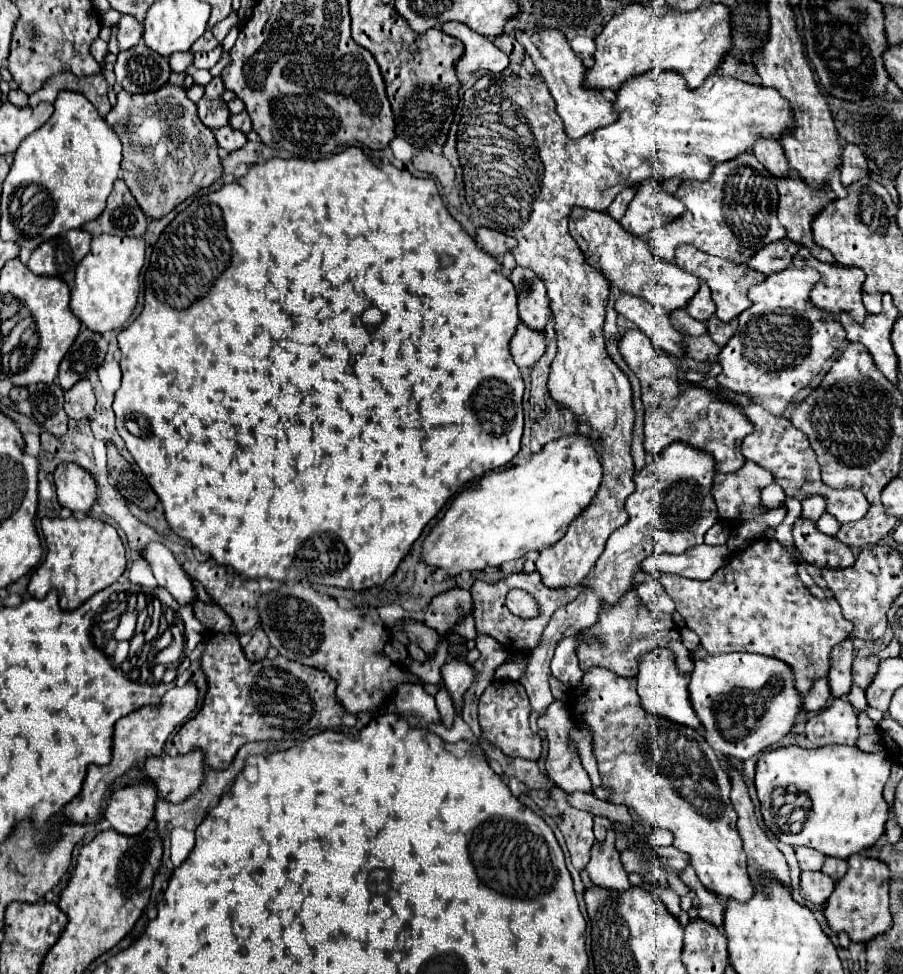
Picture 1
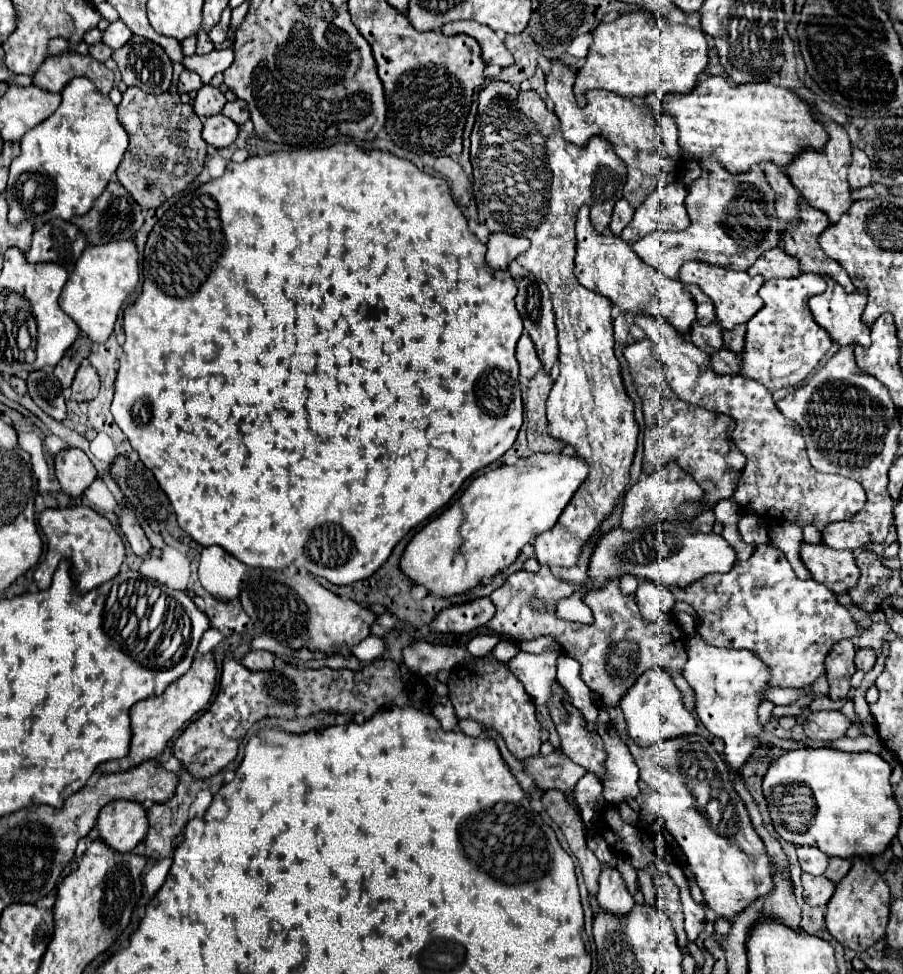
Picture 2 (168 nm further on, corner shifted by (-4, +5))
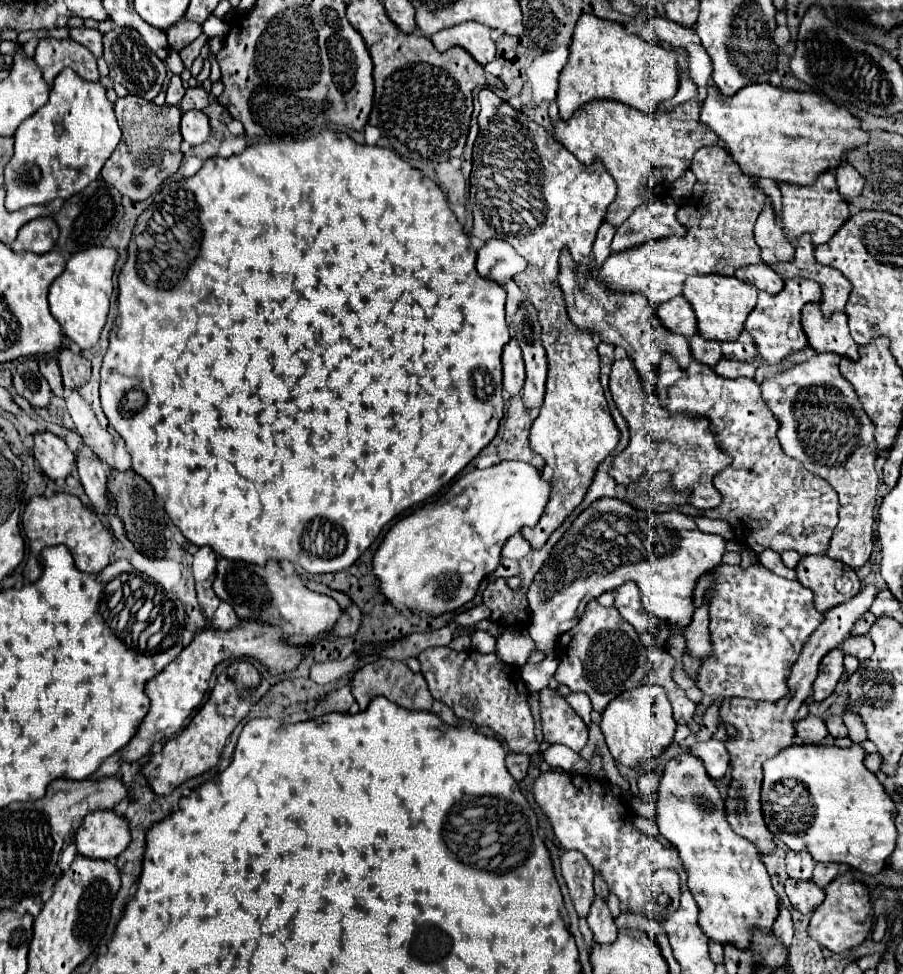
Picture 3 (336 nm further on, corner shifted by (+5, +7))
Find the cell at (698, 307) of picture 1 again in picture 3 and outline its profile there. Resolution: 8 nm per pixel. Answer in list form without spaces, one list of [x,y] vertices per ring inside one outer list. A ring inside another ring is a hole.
[[[681,294],[673,300],[663,302],[659,306],[657,316],[665,324],[665,328],[669,328],[675,334],[683,334],[687,338],[695,334],[695,312],[691,312],[691,304],[687,304],[687,300],[681,298]]]

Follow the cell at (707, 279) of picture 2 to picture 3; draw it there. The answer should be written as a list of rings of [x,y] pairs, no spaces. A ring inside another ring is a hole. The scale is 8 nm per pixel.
[[[689,276],[683,286],[683,296],[695,310],[699,334],[709,340],[735,340],[757,304],[757,288],[743,284],[735,276]]]

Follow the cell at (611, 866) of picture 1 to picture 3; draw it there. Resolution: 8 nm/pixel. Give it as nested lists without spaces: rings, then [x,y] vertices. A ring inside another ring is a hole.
[[[595,896],[593,904],[591,904],[591,912],[587,916],[589,928],[593,932],[593,940],[601,942],[601,944],[609,944],[617,938],[617,926],[615,926],[615,918],[611,916],[611,910],[607,906],[607,900],[601,896]]]

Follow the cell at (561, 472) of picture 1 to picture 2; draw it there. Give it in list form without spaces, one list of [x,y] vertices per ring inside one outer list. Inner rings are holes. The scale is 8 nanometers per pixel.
[[[532,454],[528,458],[520,458],[512,466],[500,466],[496,470],[476,476],[468,484],[460,500],[456,500],[448,510],[430,520],[410,538],[400,558],[402,574],[410,578],[412,584],[424,586],[430,594],[440,598],[472,590],[486,578],[492,578],[500,570],[508,568],[518,558],[524,544],[532,544],[538,534],[550,530],[586,476],[586,462],[580,462],[580,458],[576,456],[564,454]]]

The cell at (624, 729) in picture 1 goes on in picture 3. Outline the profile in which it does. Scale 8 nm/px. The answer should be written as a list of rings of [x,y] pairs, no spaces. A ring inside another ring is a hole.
[[[681,752],[675,758],[671,758],[661,774],[661,788],[657,792],[657,824],[661,834],[677,848],[685,872],[687,872],[687,886],[699,906],[699,926],[707,934],[709,940],[721,942],[721,944],[735,944],[739,948],[747,948],[751,942],[749,930],[753,926],[769,932],[777,914],[779,914],[779,898],[771,886],[771,878],[767,876],[767,868],[761,862],[759,850],[745,840],[743,836],[735,834],[733,828],[727,824],[727,814],[723,812],[723,798],[711,780],[707,776],[707,770],[703,768],[703,762],[691,754]]]

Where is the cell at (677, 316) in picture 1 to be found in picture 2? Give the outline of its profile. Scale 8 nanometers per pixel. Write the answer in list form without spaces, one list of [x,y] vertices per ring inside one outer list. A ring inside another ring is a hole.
[[[712,322],[710,326],[692,326],[692,334],[690,334],[690,342],[702,350],[706,350],[708,354],[714,354],[718,348],[722,348],[722,330],[720,326],[716,326],[716,322]]]

